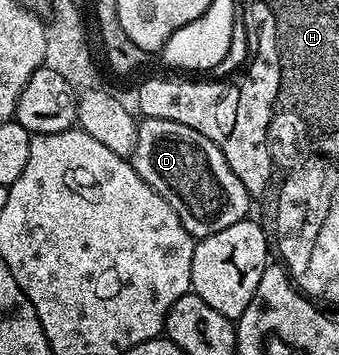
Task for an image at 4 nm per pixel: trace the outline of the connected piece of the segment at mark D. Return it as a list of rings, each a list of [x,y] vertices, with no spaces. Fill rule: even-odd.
[[[141,117],[130,161],[138,176],[178,212],[186,232],[190,232],[193,239],[222,232],[222,228],[230,228],[230,224],[238,224],[249,217],[248,190],[242,180],[234,176],[234,168],[226,164],[226,156],[222,156],[218,144],[206,140],[202,132],[194,132],[194,128],[186,124]]]

